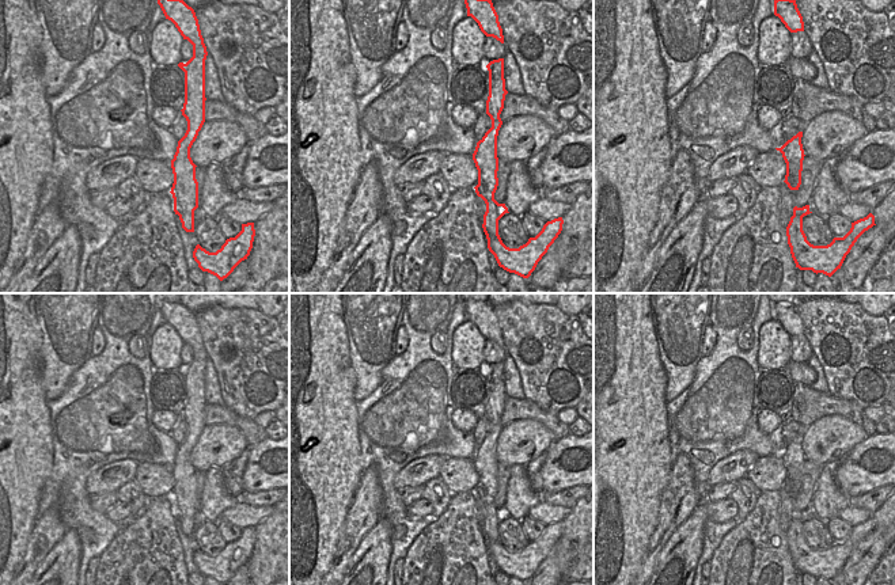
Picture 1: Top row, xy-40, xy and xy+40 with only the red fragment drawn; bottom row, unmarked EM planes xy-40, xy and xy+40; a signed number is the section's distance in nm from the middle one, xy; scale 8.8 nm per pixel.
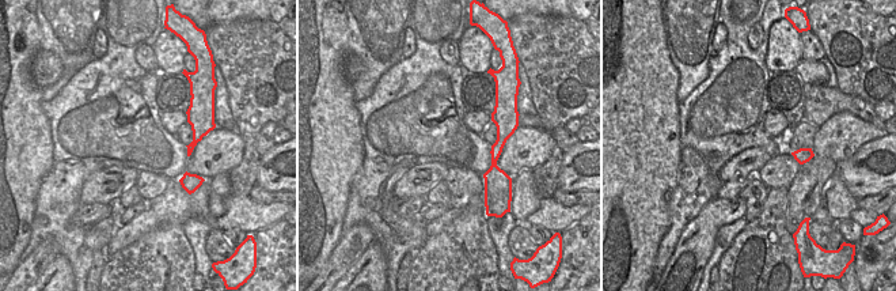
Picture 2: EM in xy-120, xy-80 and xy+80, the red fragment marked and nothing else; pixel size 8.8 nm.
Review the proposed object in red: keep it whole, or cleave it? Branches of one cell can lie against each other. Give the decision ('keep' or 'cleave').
keep

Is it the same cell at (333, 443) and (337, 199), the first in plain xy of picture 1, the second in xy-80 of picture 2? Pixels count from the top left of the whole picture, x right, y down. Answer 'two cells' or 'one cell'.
one cell

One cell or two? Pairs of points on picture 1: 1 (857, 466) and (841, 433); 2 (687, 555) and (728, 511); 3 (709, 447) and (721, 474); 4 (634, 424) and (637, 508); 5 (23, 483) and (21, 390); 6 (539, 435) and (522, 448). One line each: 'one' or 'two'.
1: two
2: one
3: two
4: one
5: one
6: one

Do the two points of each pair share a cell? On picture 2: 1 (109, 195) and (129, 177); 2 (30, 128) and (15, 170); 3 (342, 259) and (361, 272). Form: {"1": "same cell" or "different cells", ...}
{"1": "same cell", "2": "same cell", "3": "different cells"}

